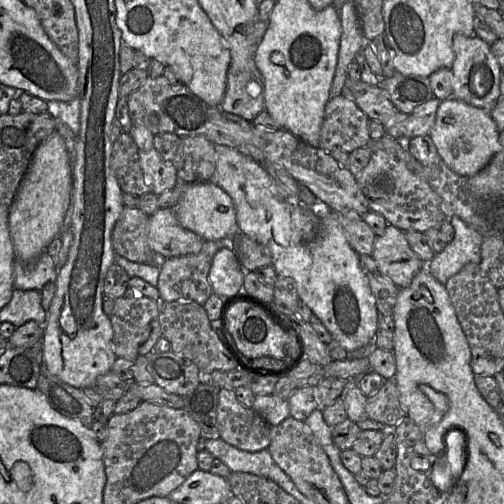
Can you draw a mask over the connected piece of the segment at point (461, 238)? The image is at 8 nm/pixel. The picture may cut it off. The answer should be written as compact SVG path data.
M454 215L448 220L455 231L453 239L447 243L443 251L435 254L429 263L425 263L432 276L443 285L466 264L480 263L484 239L481 233L458 216Z

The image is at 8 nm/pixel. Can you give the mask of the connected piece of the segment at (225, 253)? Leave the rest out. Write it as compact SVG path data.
M221 248L214 255L209 271L212 292L226 297L243 290L244 274L233 248Z

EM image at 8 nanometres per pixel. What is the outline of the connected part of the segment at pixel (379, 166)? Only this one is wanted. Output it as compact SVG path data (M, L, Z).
M384 150L373 151L366 167L355 176L370 211L382 215L388 224L404 232L415 230L424 233L439 228L447 219L441 210L441 198L430 185L411 172L404 162Z

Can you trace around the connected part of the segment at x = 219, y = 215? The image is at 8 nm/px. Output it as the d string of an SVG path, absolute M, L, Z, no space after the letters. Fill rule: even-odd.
M198 181L187 184L180 200L173 208L180 225L196 233L204 241L220 240L240 233L233 200L214 181Z

